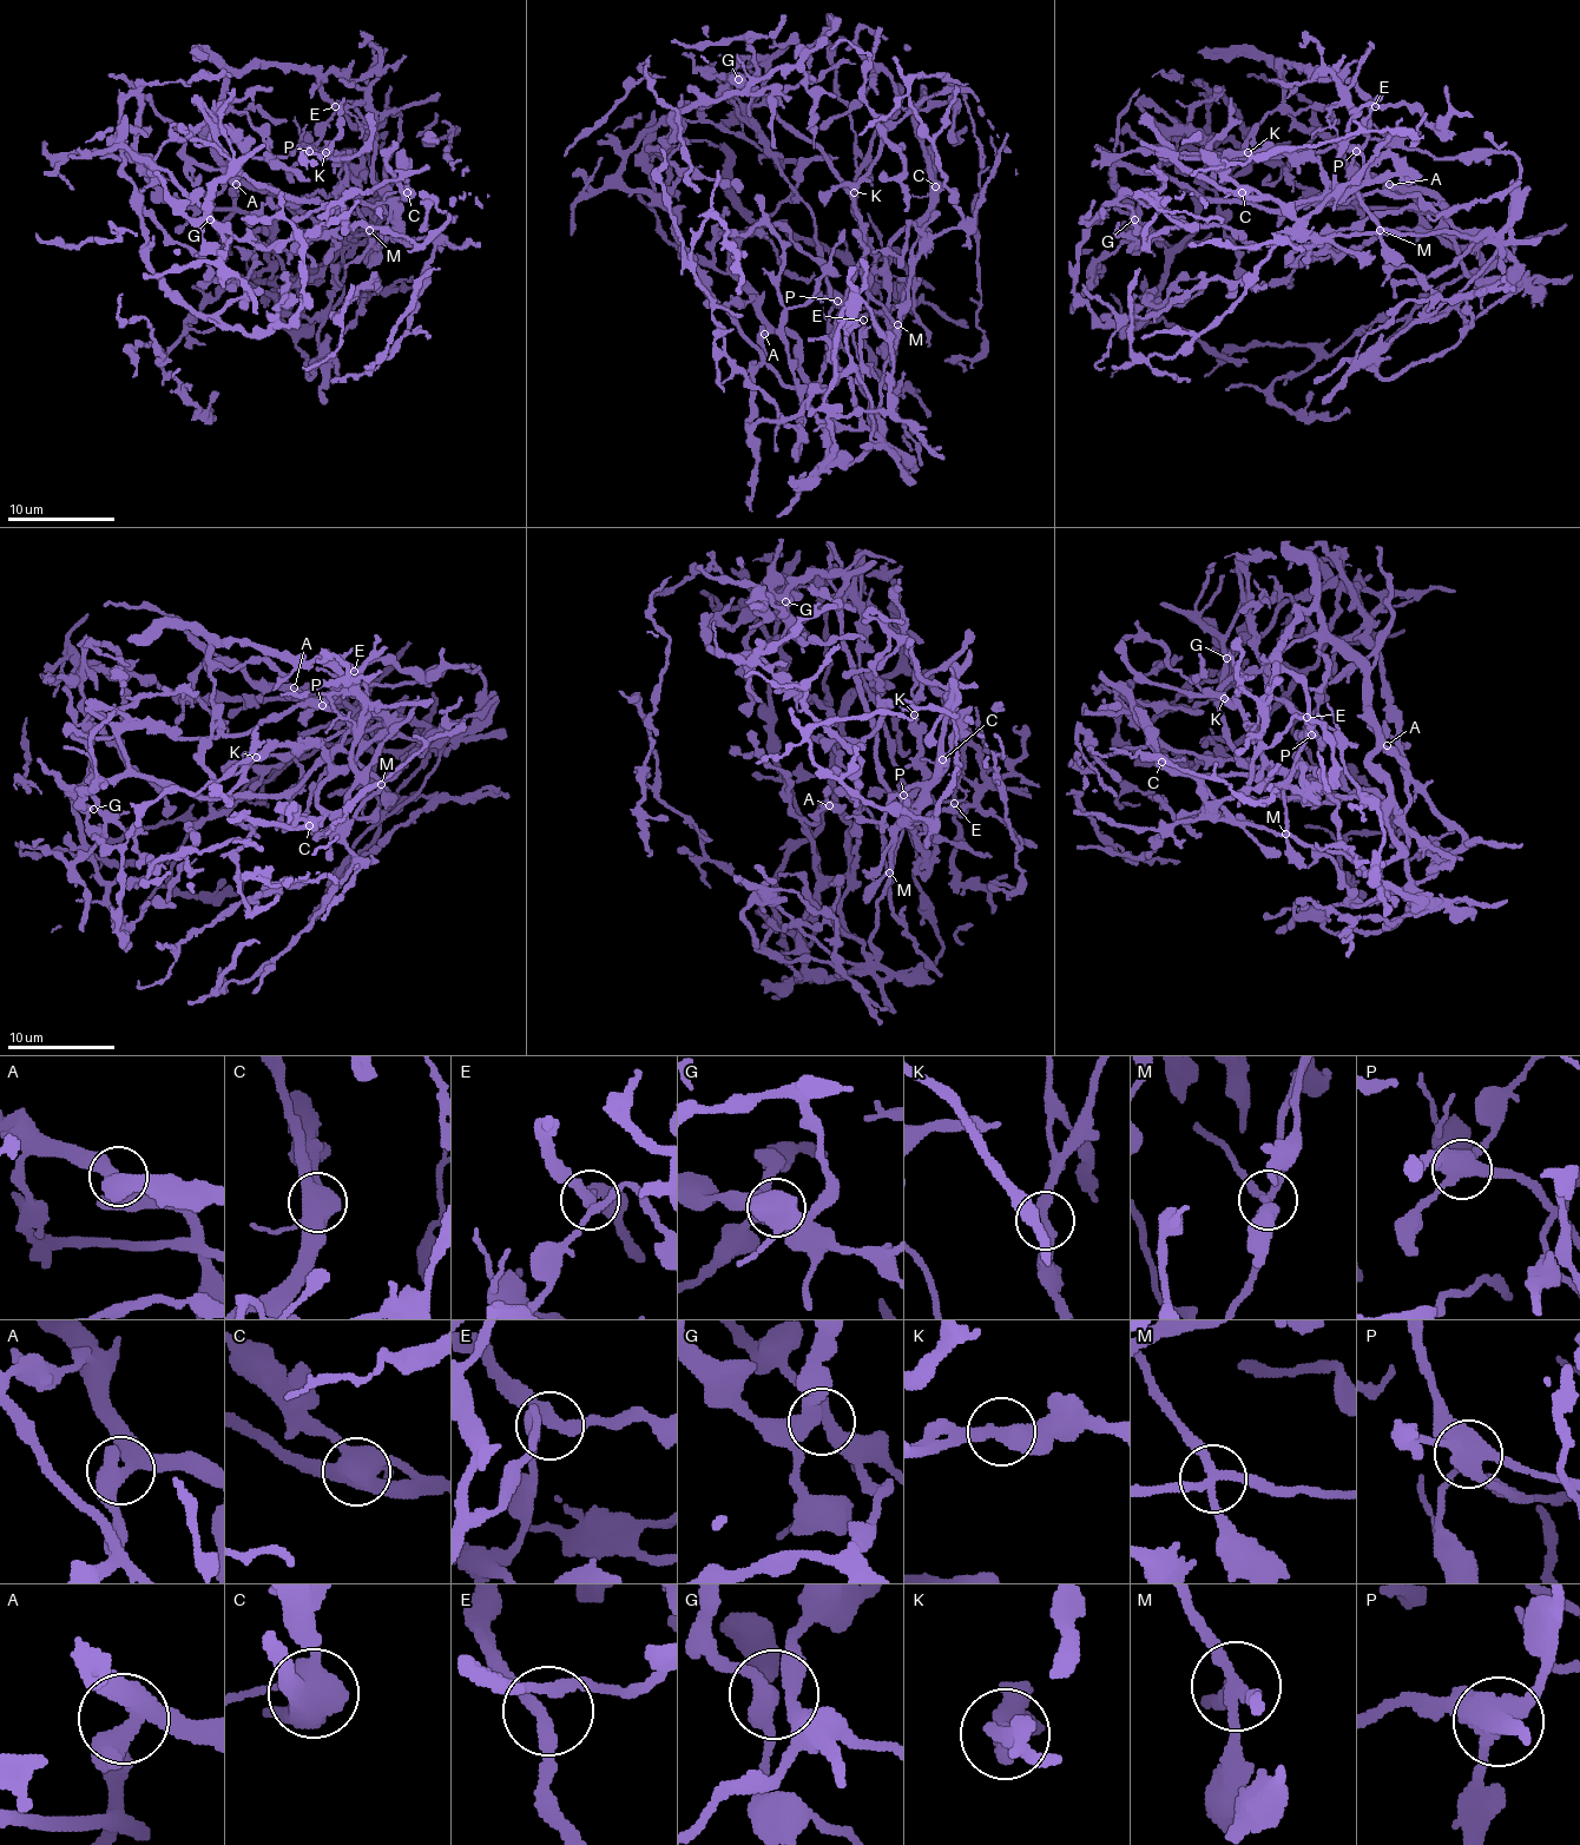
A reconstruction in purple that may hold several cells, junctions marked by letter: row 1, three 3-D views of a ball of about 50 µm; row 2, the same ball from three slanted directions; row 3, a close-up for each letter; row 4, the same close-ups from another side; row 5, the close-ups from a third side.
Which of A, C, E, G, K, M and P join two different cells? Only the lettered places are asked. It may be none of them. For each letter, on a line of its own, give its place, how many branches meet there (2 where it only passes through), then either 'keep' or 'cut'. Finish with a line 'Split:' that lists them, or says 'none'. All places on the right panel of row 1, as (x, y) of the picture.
A: place (1389, 184); branches 4; keep
C: place (1242, 192); branches 5; cut
E: place (1375, 106); branches 4; keep
G: place (1134, 219); branches 5; keep
K: place (1248, 152); branches 2; cut
M: place (1380, 230); branches 4; cut
P: place (1356, 151); branches 4; cut
Split: C, K, M, P

